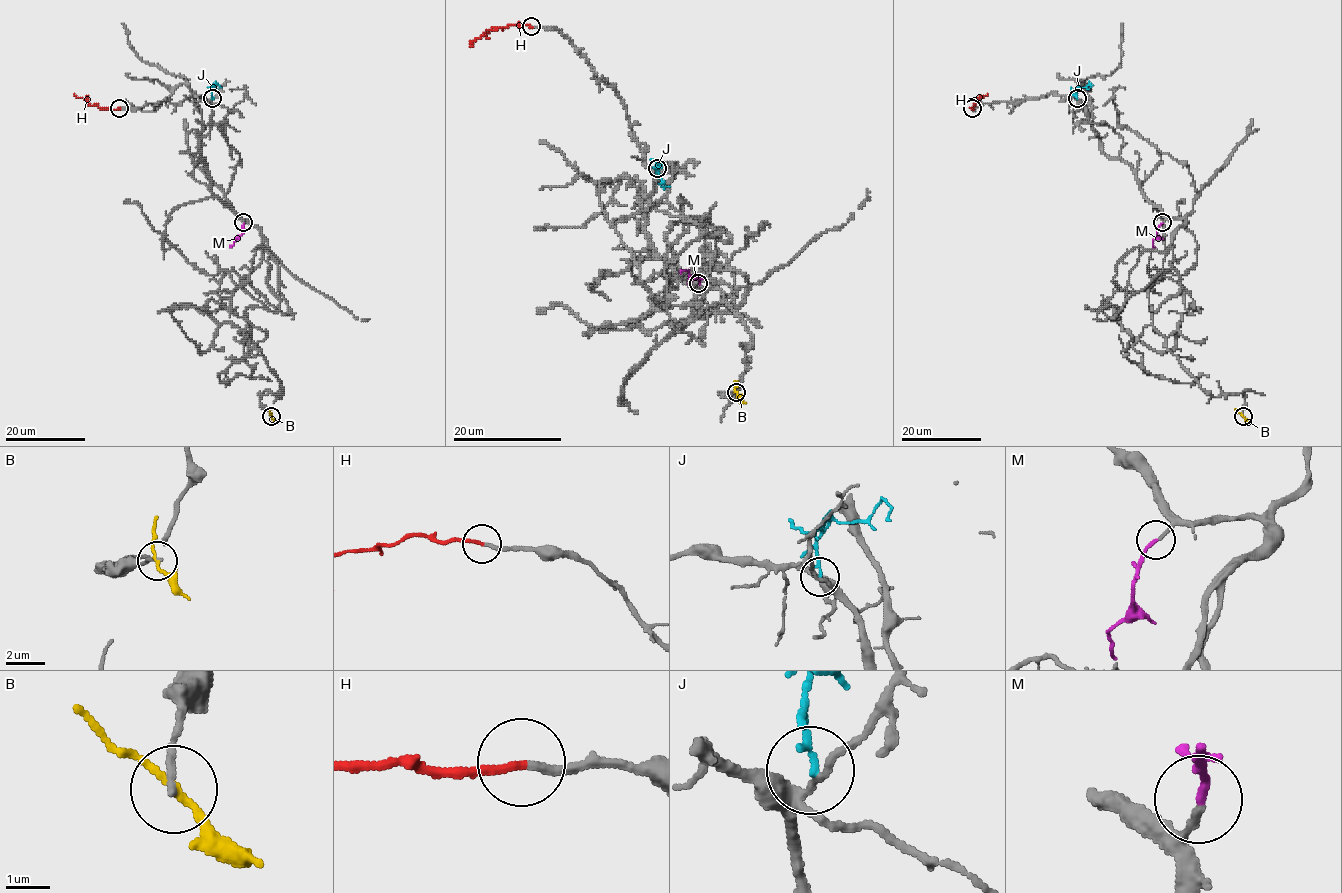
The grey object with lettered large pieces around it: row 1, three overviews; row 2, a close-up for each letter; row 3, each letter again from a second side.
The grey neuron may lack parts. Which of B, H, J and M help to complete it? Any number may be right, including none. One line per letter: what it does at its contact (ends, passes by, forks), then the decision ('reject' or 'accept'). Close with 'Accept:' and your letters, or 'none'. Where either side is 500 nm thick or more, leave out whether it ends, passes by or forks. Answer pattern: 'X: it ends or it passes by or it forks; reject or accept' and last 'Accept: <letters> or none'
B: it passes by; reject
H: it ends; accept
J: it ends; reject
M: it ends; accept
Accept: H, M

